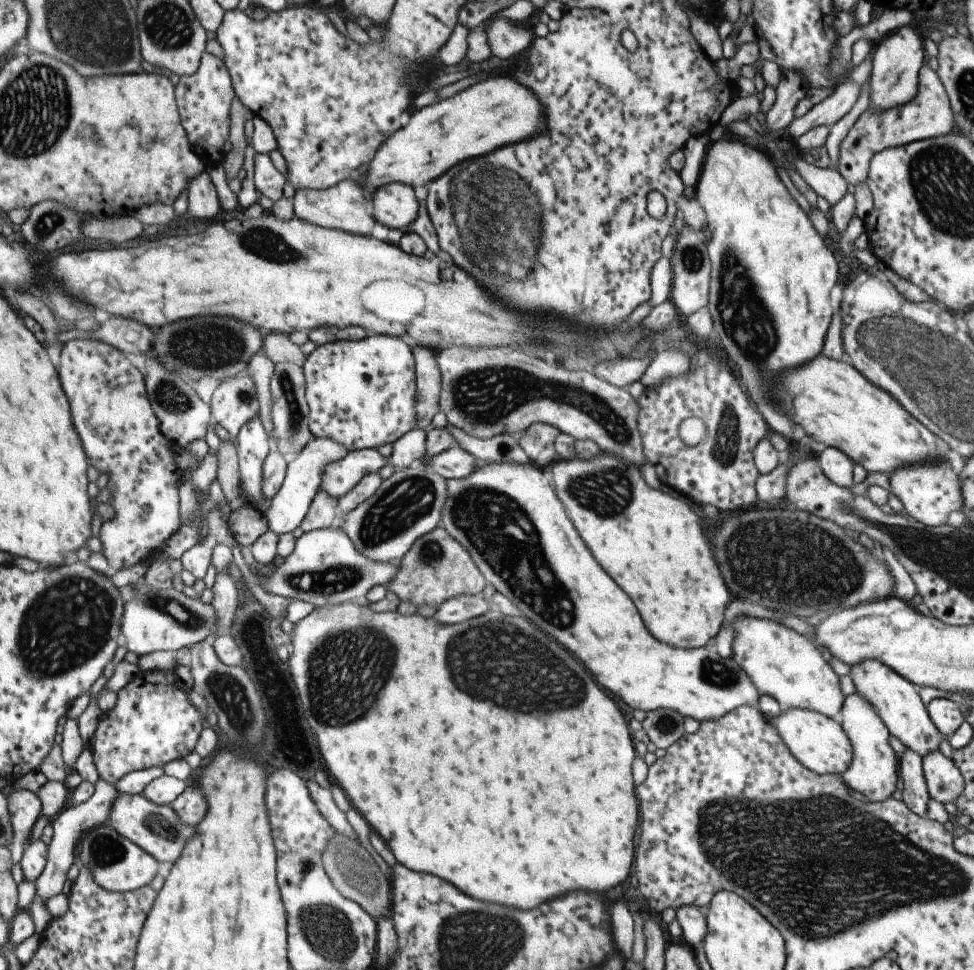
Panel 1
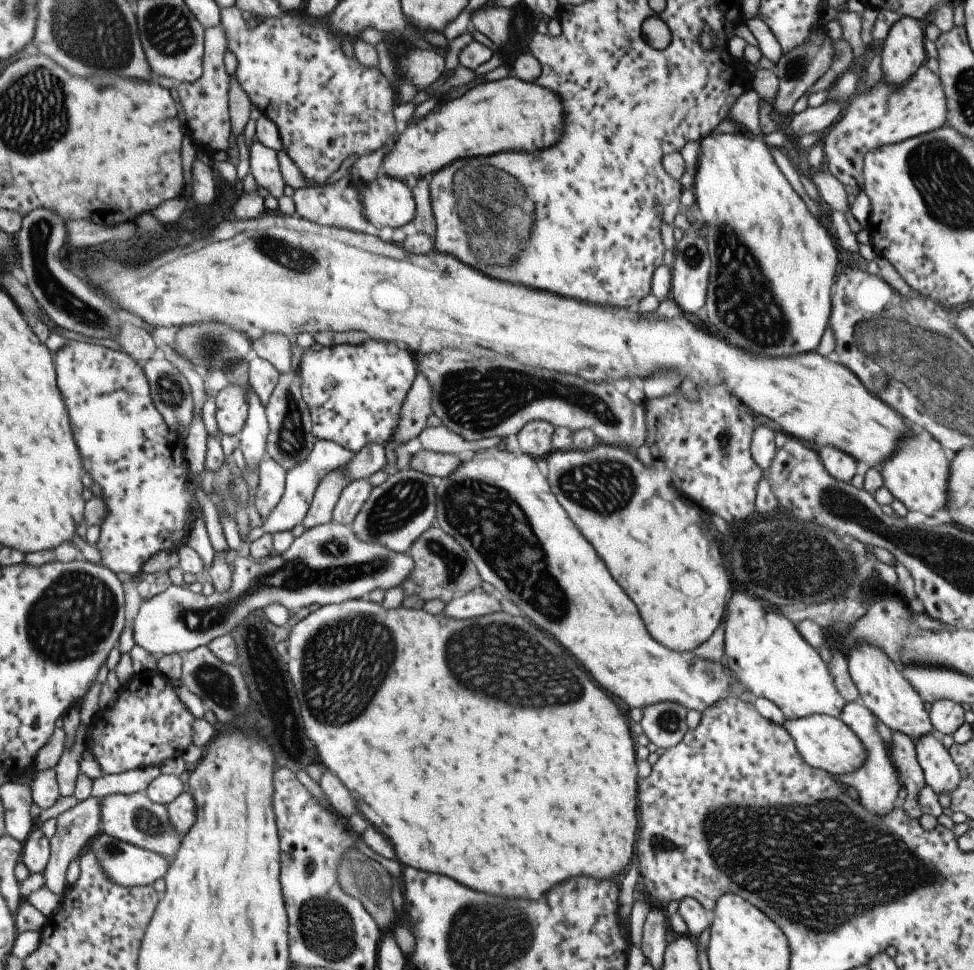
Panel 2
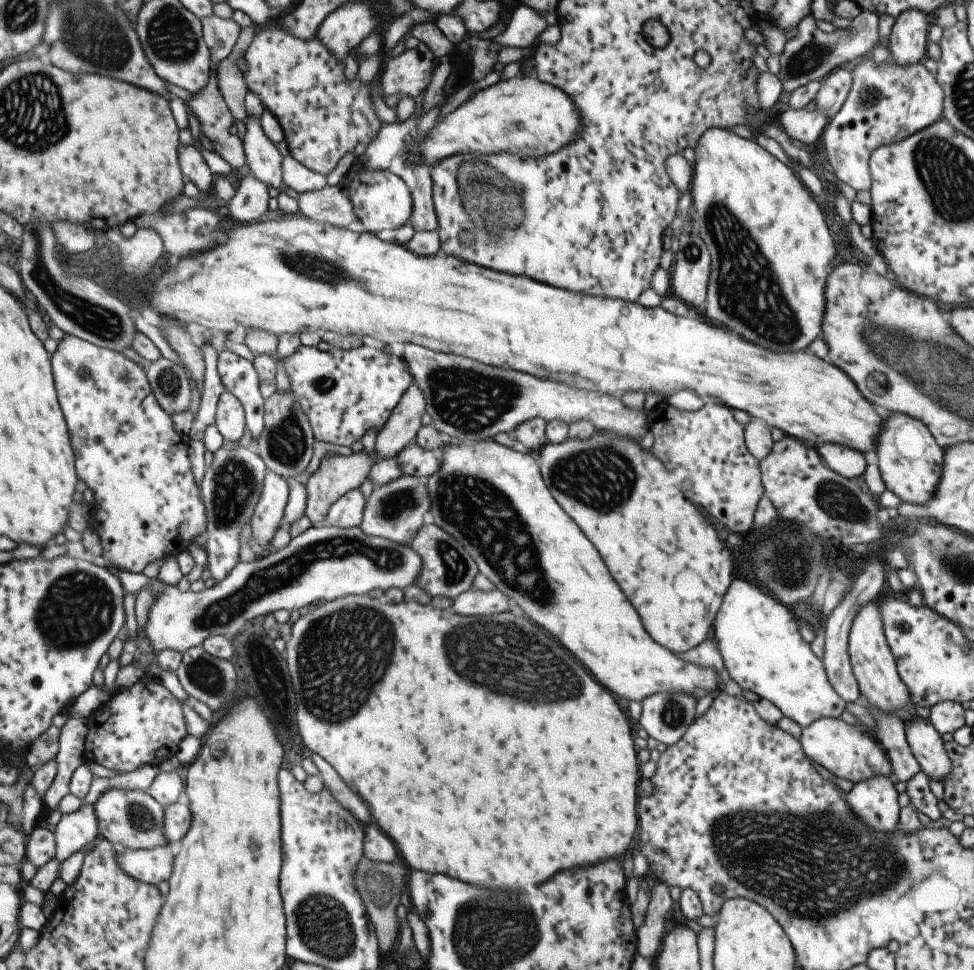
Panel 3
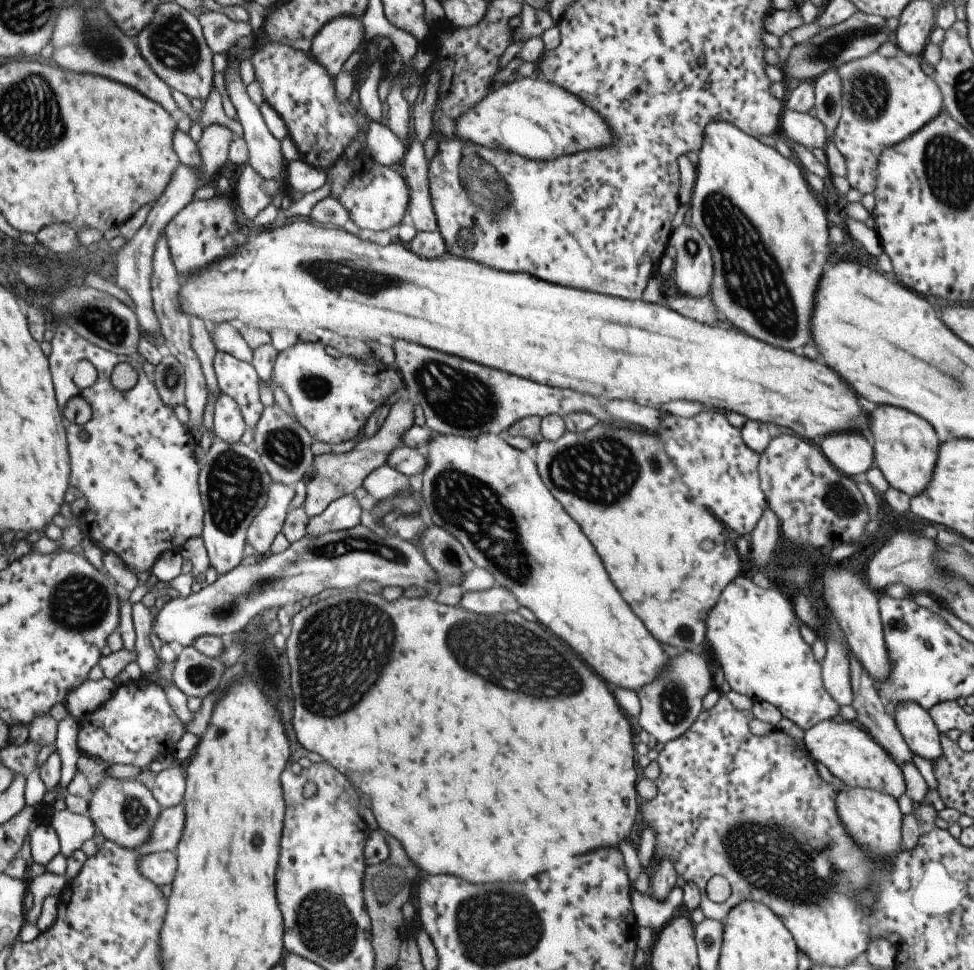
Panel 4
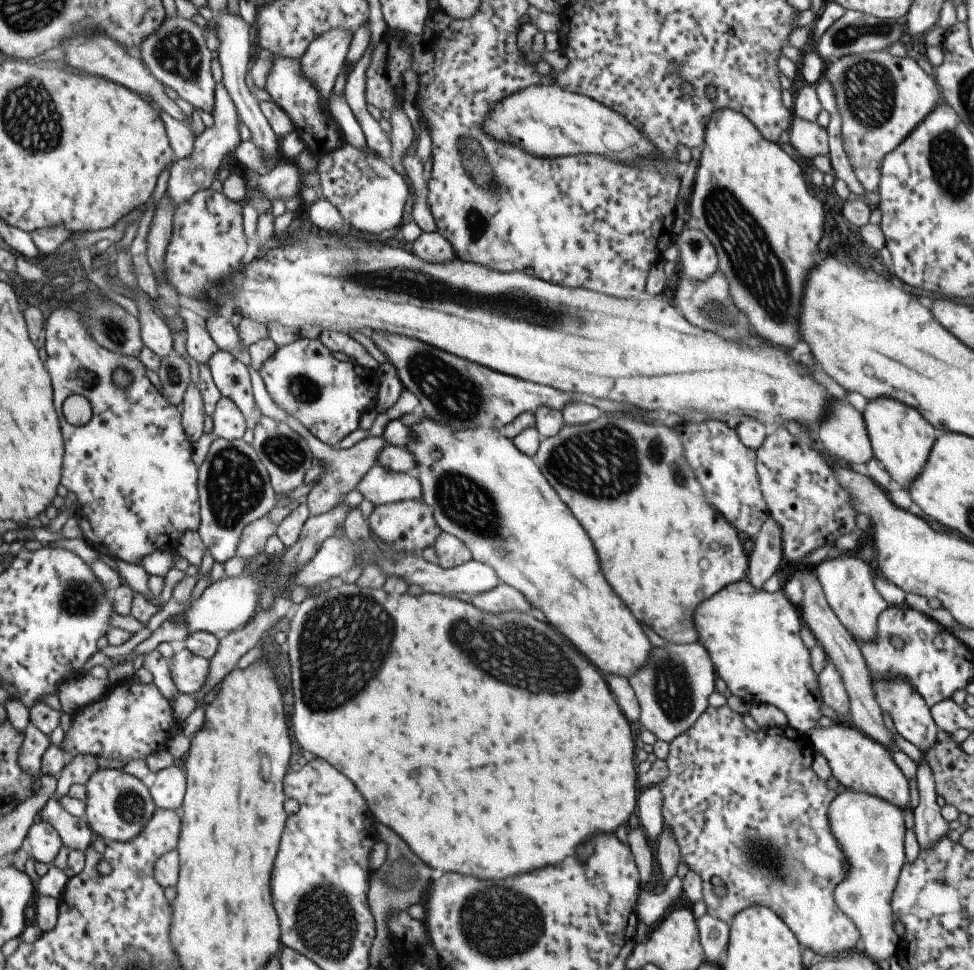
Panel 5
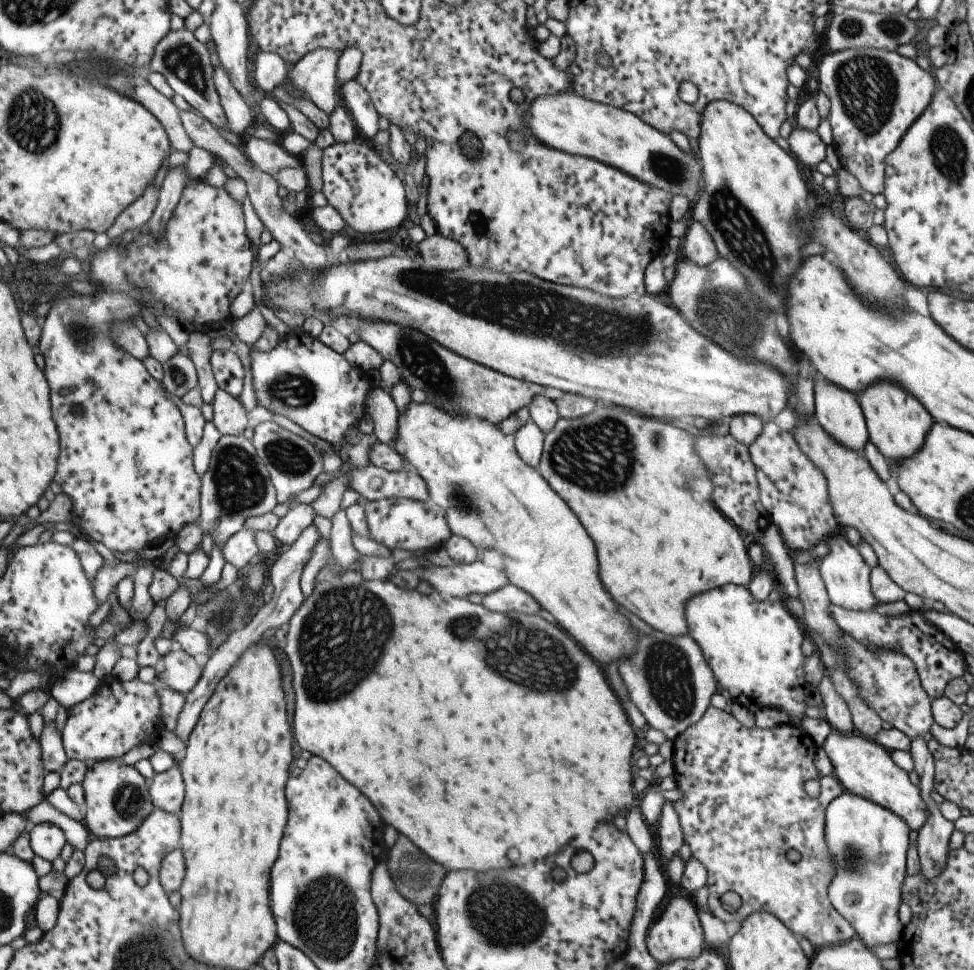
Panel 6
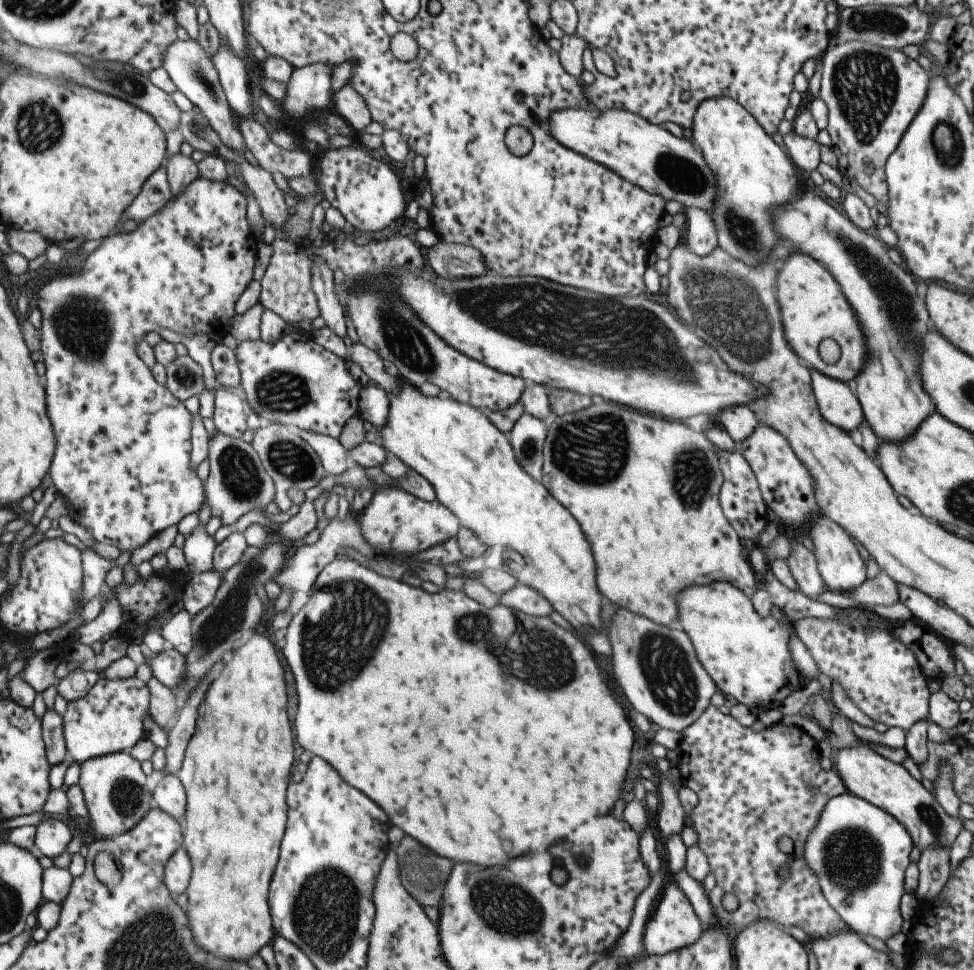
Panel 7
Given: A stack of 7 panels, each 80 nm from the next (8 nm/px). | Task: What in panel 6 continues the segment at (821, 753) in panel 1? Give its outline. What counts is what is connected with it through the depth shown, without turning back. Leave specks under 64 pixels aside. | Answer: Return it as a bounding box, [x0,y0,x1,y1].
[820,730,930,832]

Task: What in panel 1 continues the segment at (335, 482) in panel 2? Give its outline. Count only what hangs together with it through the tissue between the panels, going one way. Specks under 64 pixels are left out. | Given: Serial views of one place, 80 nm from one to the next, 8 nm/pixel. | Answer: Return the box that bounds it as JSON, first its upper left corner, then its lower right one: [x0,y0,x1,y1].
[298,489,337,533]

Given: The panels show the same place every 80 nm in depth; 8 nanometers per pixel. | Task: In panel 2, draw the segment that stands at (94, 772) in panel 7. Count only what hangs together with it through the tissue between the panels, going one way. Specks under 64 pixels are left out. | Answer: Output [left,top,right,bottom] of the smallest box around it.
[100,792,179,863]

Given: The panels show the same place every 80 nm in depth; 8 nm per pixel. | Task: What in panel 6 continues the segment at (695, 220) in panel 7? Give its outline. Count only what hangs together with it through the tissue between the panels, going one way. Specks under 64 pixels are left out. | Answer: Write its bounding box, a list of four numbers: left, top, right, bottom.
[683,221,718,266]

